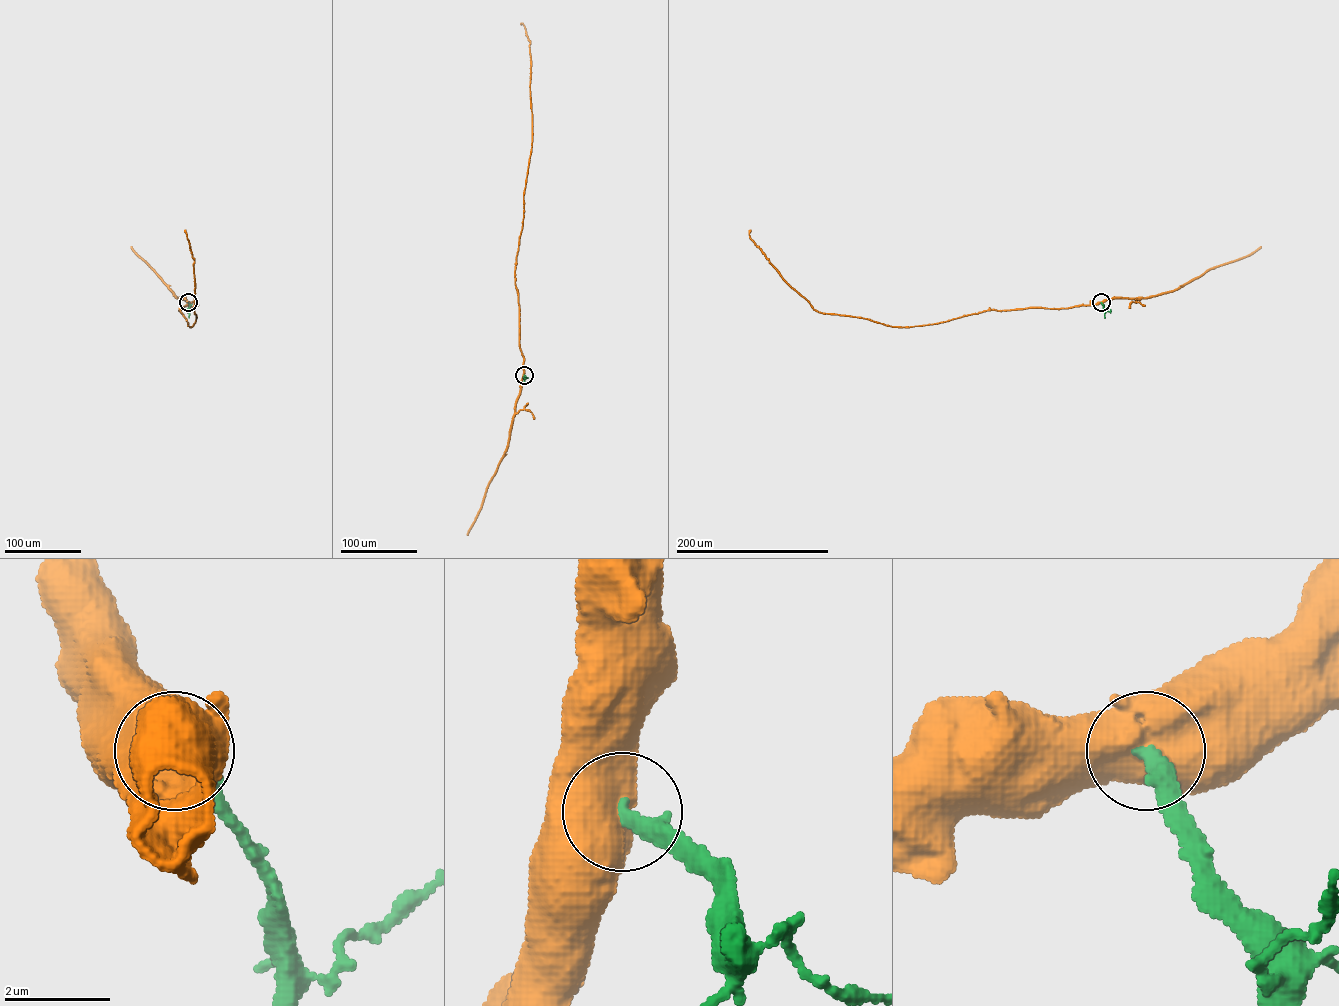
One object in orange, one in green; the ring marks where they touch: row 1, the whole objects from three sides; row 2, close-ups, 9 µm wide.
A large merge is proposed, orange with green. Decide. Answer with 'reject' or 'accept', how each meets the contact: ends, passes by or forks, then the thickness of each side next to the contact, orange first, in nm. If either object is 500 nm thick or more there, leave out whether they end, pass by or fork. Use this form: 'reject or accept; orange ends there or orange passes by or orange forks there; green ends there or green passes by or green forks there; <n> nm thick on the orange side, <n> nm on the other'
reject; 850 nm thick on the orange side, 360 nm on the other

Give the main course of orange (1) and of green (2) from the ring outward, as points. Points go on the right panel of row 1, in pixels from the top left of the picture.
1: (1101, 302), (1068, 308), (989, 310), (911, 327), (822, 313), (814, 310), (783, 278), (750, 238), (750, 230)
2: (1101, 302), (1105, 318)

